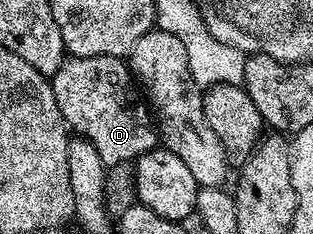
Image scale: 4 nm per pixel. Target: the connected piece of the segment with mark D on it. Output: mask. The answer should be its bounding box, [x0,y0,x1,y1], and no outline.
[52,56,160,165]

